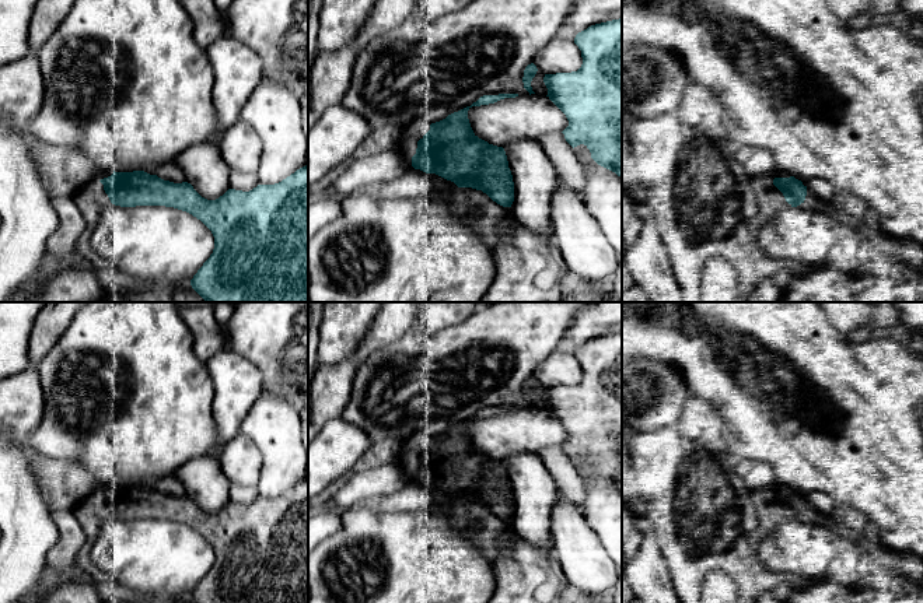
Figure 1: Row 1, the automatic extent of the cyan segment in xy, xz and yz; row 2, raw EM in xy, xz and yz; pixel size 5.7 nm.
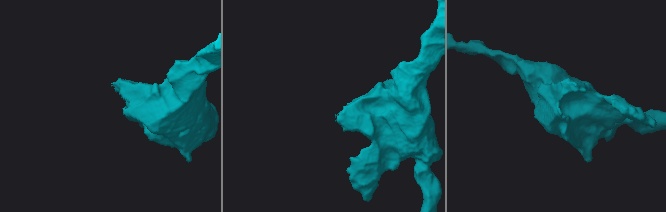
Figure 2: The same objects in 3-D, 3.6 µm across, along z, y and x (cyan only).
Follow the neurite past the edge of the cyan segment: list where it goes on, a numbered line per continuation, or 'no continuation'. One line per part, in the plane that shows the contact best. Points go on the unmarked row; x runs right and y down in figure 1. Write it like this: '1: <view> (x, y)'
1: xz (415, 445)

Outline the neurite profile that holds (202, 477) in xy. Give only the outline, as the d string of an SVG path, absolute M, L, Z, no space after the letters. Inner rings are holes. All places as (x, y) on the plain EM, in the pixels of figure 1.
M213 455L190 459L174 476L183 485L186 495L207 513L216 513L230 502L231 483Z

